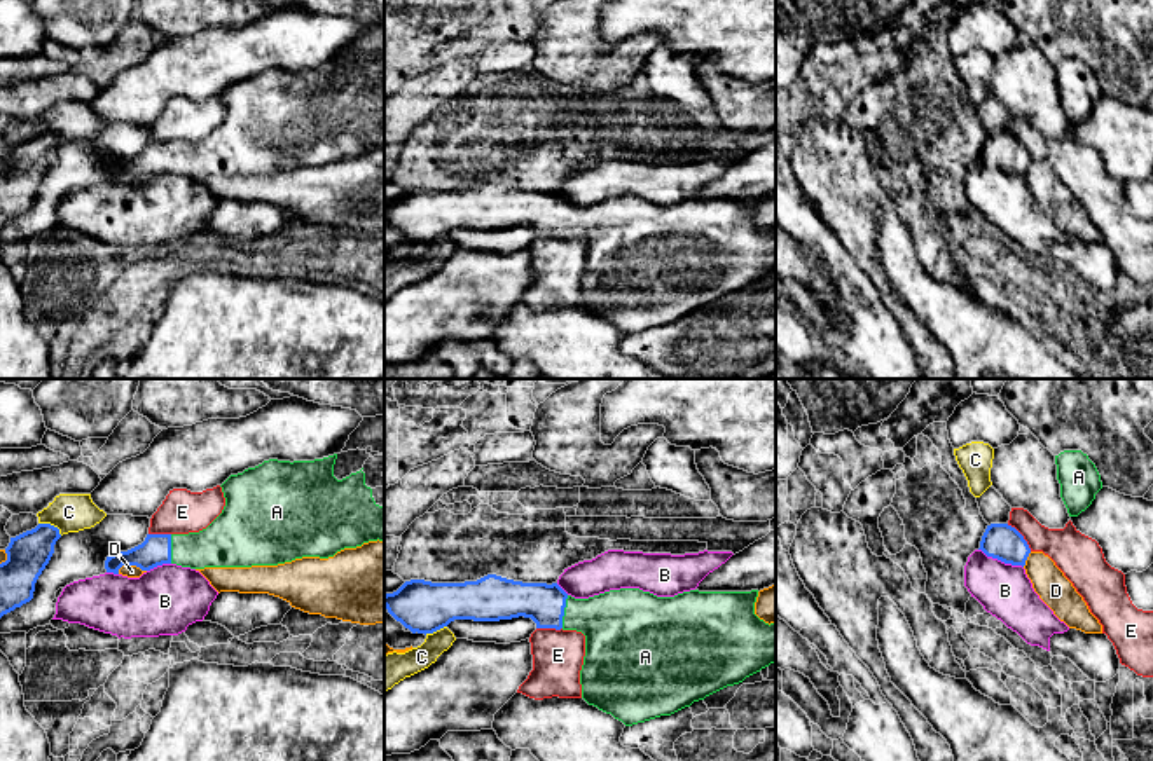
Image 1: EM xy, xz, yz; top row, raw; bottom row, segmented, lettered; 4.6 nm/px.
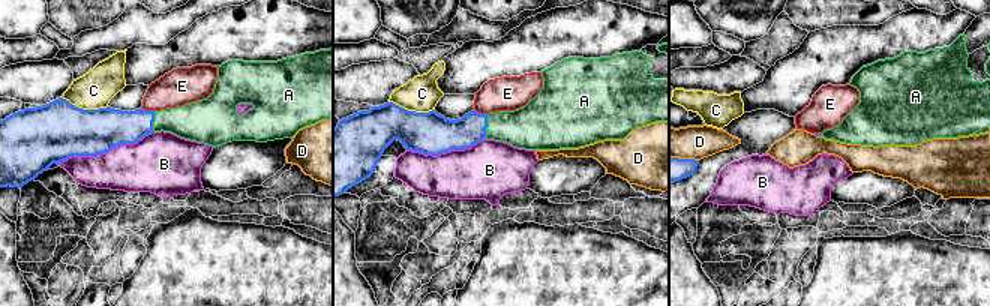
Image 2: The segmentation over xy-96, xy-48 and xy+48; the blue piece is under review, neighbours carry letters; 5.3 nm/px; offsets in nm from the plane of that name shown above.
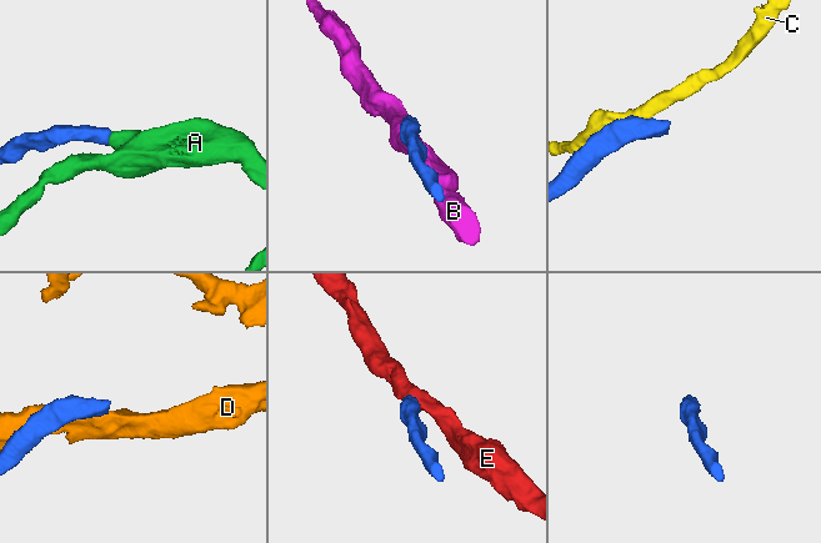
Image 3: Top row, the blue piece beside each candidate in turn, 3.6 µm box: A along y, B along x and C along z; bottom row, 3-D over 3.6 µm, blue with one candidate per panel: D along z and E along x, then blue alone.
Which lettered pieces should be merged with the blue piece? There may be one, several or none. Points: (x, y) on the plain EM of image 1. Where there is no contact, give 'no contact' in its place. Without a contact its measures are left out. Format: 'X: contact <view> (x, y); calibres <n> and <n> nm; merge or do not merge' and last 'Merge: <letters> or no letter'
A: contact xz (563, 220); calibres 180 and 300 nm; merge
B: contact yz (1001, 170); calibres 170 and 240 nm; do not merge
C: contact xy (49, 133); calibres 200 and 180 nm; do not merge
D: contact xy (131, 173); calibres 140 and 60 nm; do not merge
E: contact yz (1022, 145); calibres 170 and 190 nm; do not merge
Merge: A

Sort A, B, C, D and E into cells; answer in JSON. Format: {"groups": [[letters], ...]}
{"groups": [["A"], ["B"], ["C"], ["D"], ["E"]]}

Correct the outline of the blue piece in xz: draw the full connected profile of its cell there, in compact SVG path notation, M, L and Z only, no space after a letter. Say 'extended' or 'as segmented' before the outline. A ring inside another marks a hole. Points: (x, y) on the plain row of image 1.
extended; M496 183L477 190L432 192L405 190L397 201L384 204L384 216L412 243L433 243L454 229L500 230L531 227L536 237L576 239L585 244L585 265L580 279L582 307L611 323L625 335L671 325L694 311L742 291L776 271L776 230L765 232L755 223L758 199L751 201L699 201L674 206L657 206L639 197L610 199L589 208L568 204L557 192L522 192Z

